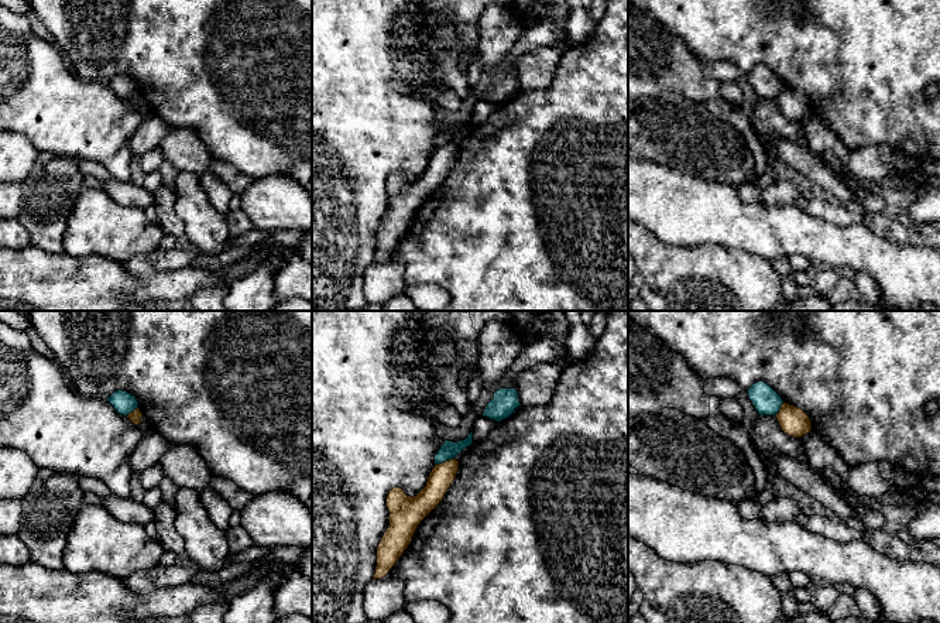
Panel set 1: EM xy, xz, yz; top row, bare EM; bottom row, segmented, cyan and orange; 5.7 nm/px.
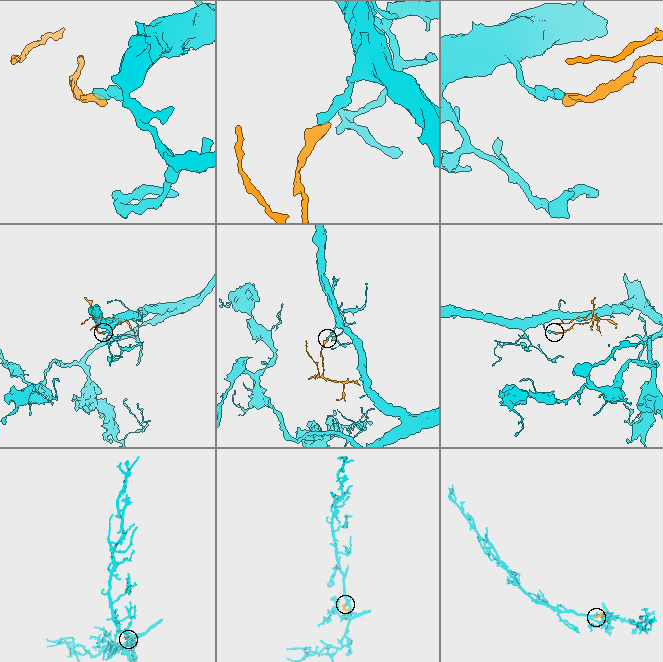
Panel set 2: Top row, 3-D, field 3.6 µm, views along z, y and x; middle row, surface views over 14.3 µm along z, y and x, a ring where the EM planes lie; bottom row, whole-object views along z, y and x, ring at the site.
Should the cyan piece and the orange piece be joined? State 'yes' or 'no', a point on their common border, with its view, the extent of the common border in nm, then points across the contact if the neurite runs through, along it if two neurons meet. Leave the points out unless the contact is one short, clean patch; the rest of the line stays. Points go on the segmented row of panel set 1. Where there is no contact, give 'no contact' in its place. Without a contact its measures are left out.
no; meets cyan in xz at (443, 461); contact 120 nm long; border along xz (453, 458), (435, 465)

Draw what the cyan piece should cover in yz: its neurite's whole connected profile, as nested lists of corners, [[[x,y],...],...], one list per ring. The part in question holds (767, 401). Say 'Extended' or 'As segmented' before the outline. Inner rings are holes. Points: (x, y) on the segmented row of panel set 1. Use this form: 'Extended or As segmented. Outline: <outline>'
As segmented. Outline: [[[765,381],[752,384],[748,390],[748,397],[759,415],[773,415],[779,413],[783,400]]]

